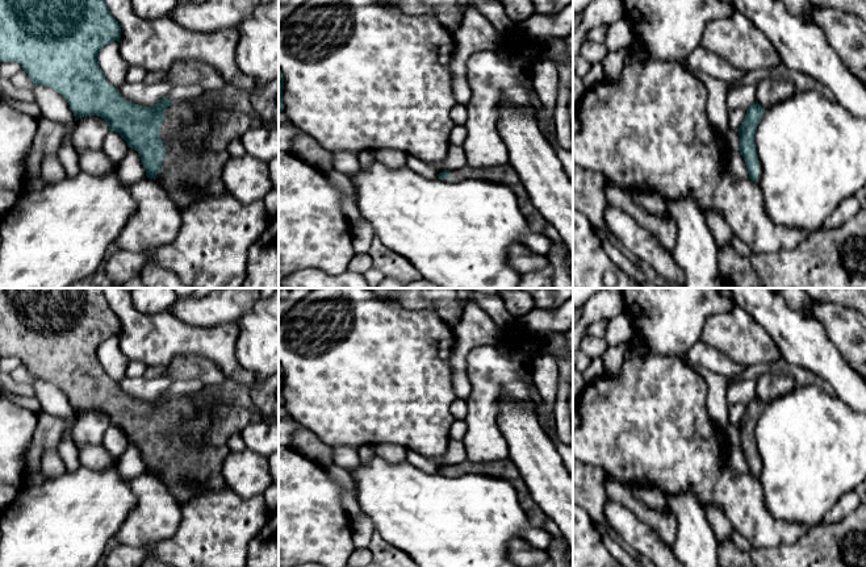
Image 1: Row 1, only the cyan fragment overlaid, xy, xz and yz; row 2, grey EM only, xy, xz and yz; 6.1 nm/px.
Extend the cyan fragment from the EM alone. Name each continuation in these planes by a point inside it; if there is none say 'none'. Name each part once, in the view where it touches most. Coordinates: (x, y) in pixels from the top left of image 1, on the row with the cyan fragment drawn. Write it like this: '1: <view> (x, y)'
1: xy (183, 166)

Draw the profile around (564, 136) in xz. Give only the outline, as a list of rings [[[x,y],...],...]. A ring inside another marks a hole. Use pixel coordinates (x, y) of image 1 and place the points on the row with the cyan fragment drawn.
[[[573,32],[565,38],[565,42],[568,61],[557,66],[558,92],[556,107],[552,111],[552,117],[556,129],[556,141],[562,149],[573,151],[573,130],[569,117],[573,83]]]

